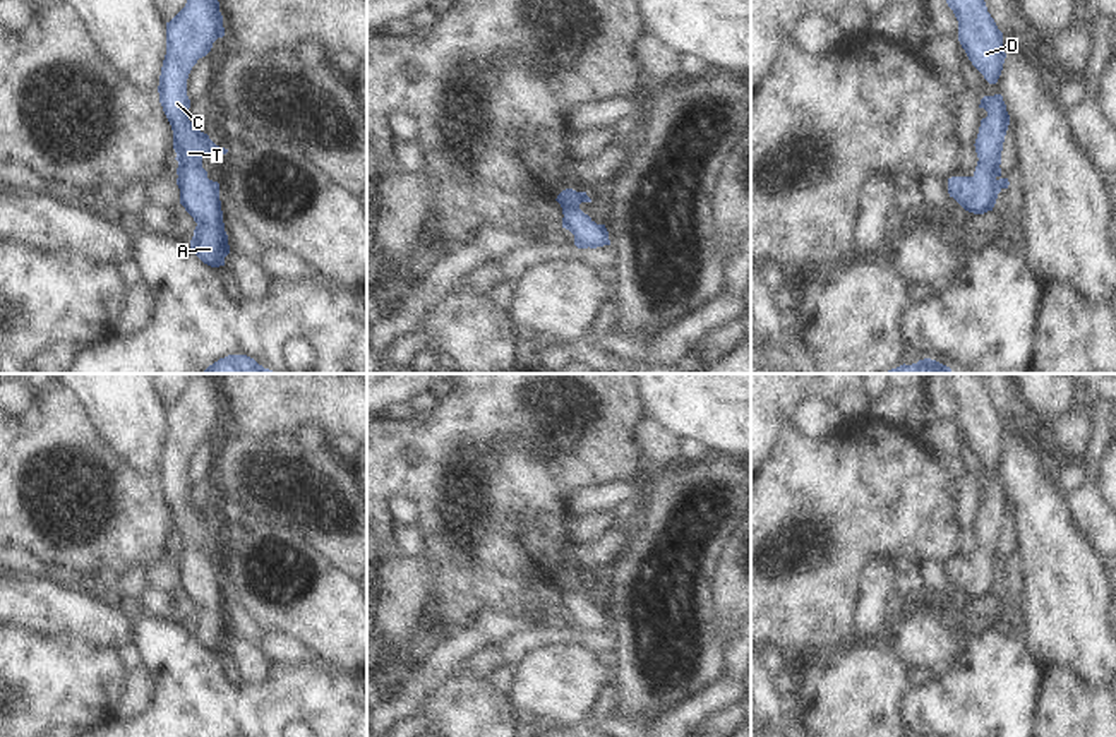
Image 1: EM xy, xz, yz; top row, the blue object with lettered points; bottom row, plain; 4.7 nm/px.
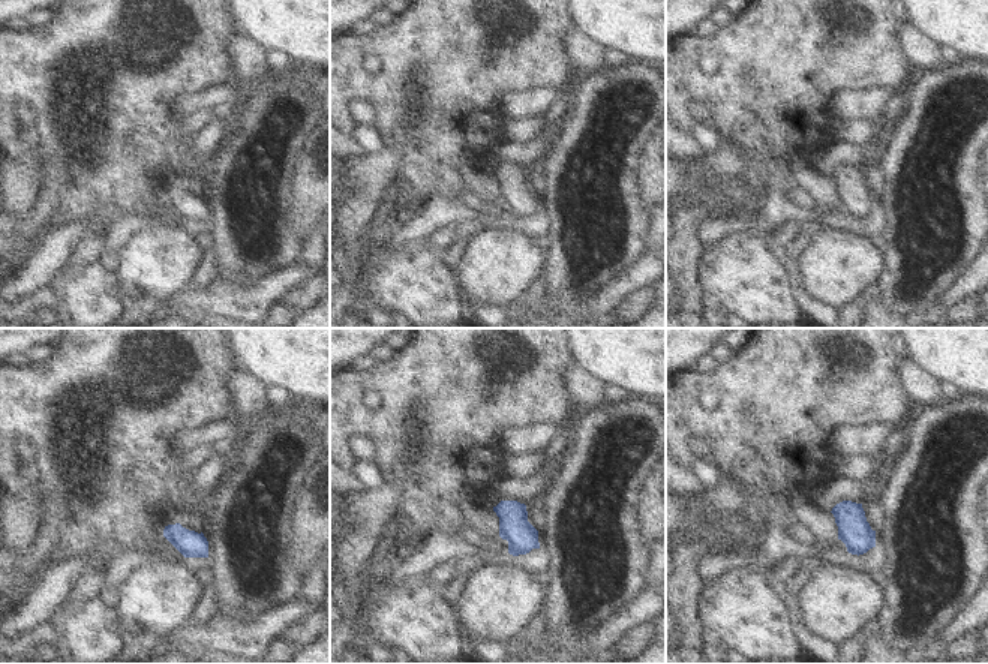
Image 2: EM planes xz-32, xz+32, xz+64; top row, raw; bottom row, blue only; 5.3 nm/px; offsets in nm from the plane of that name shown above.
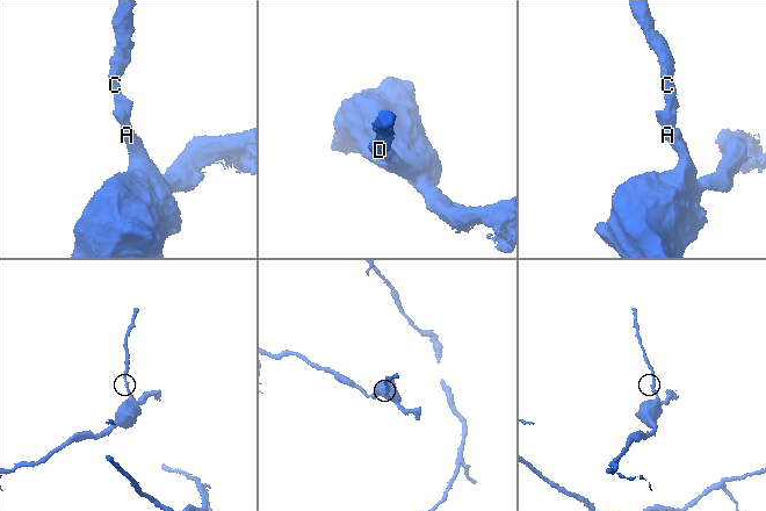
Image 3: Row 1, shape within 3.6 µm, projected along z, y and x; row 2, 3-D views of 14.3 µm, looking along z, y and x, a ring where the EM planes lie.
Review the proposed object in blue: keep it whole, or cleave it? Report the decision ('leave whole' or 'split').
leave whole

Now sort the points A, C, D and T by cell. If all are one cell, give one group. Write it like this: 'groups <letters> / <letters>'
groups A C D T

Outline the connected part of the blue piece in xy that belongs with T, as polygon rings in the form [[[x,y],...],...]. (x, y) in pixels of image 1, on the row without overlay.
[[[192,374],[185,391],[166,406],[166,439],[159,459],[159,487],[173,514],[180,588],[197,607],[192,636],[207,650],[225,650],[230,638],[219,584],[219,567],[202,552],[206,538],[226,538],[207,518],[195,514],[187,500],[187,463],[199,442],[225,420],[216,374]]]

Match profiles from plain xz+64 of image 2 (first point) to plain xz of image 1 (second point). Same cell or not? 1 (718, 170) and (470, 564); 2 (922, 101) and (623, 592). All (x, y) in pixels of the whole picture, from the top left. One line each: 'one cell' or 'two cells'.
1: two cells
2: one cell

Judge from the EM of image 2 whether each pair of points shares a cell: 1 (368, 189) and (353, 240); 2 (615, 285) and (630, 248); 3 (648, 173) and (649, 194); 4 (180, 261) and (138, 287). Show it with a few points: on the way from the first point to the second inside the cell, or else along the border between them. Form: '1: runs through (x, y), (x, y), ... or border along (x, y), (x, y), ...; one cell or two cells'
1: runs through (360, 201), (353, 212), (353, 228); one cell
2: border along (645, 251), (591, 296); two cells
3: runs through (649, 177), (649, 189); one cell
4: runs through (170, 261), (164, 261), (149, 276); one cell

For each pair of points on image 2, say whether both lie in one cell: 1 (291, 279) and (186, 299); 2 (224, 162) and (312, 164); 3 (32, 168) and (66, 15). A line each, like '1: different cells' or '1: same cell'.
1: same cell
2: different cells
3: different cells

